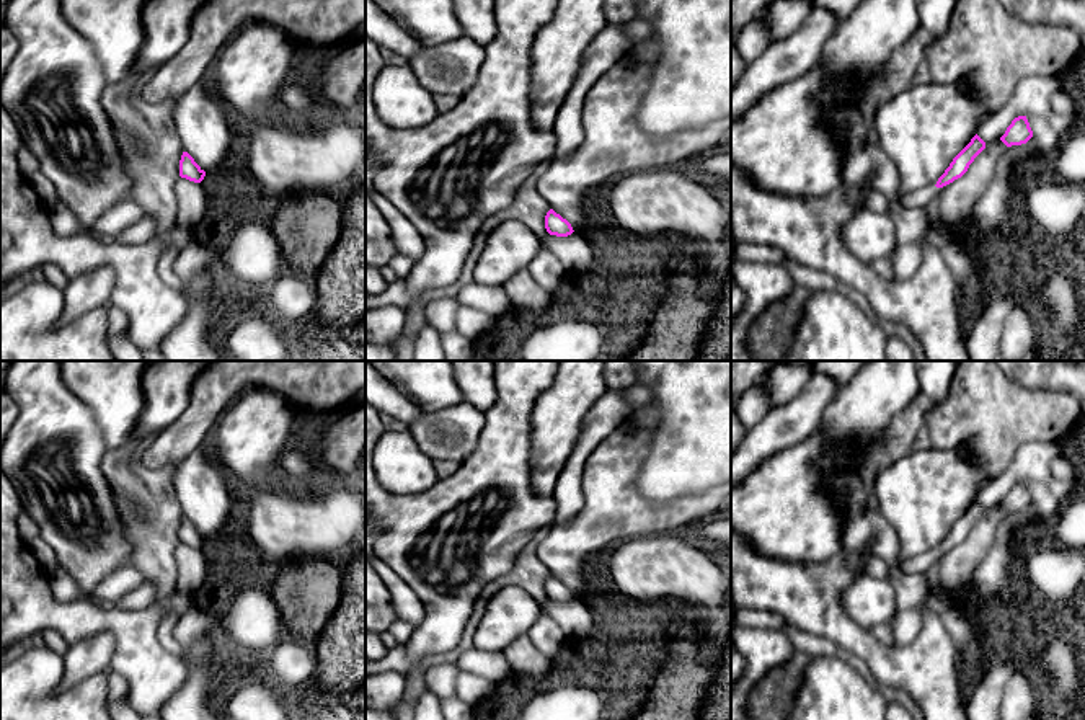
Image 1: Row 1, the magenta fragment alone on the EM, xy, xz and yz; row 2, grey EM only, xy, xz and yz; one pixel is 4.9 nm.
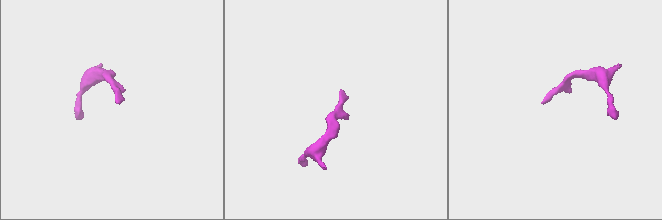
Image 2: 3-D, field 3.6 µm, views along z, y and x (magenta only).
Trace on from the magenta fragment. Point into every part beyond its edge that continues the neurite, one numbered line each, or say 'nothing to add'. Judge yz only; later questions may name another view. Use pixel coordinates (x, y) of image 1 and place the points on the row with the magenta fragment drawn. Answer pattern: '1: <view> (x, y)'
nothing to add

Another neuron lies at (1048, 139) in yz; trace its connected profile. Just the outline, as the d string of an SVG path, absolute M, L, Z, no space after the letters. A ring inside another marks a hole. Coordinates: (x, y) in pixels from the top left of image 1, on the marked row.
M1026 116L1026 119L1036 136L1036 144L1041 149L1041 160L1051 162L1064 139L1051 127L1047 121L1038 116Z

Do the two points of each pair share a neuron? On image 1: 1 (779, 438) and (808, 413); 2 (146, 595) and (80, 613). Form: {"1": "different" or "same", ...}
{"1": "same", "2": "different"}

